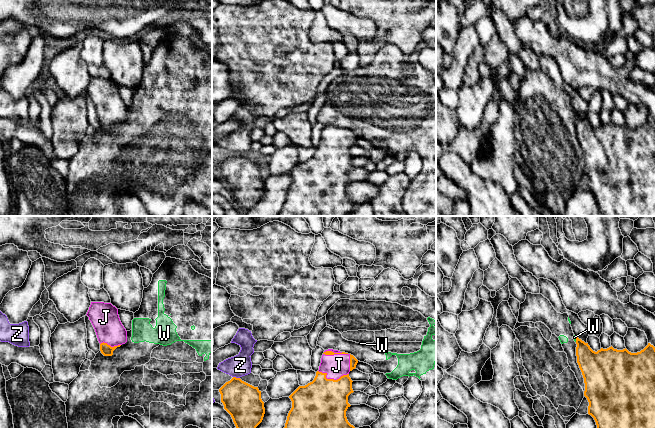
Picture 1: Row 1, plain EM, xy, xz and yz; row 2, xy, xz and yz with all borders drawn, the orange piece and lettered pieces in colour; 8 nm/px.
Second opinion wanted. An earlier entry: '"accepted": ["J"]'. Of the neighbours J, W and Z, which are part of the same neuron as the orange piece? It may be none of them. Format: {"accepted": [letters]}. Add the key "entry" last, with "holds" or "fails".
{"accepted": ["J"], "entry": "holds"}

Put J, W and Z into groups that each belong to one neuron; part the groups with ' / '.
J / W / Z

